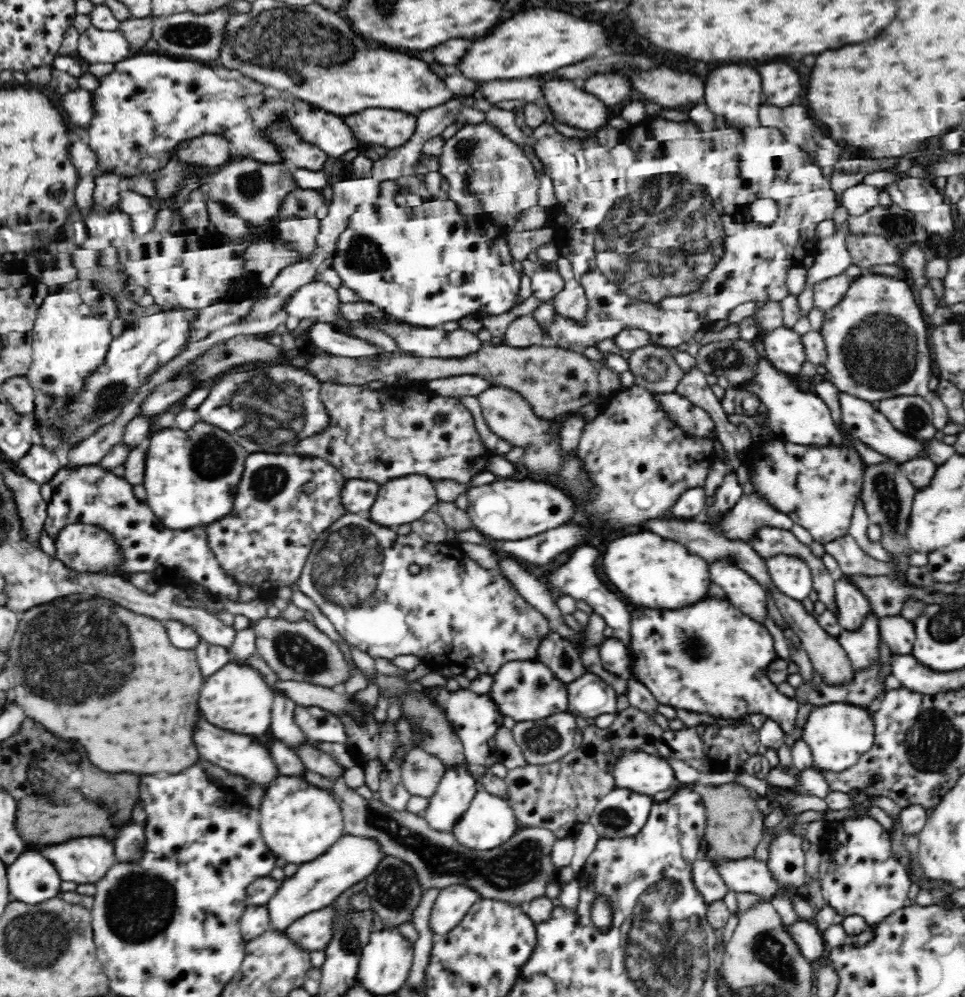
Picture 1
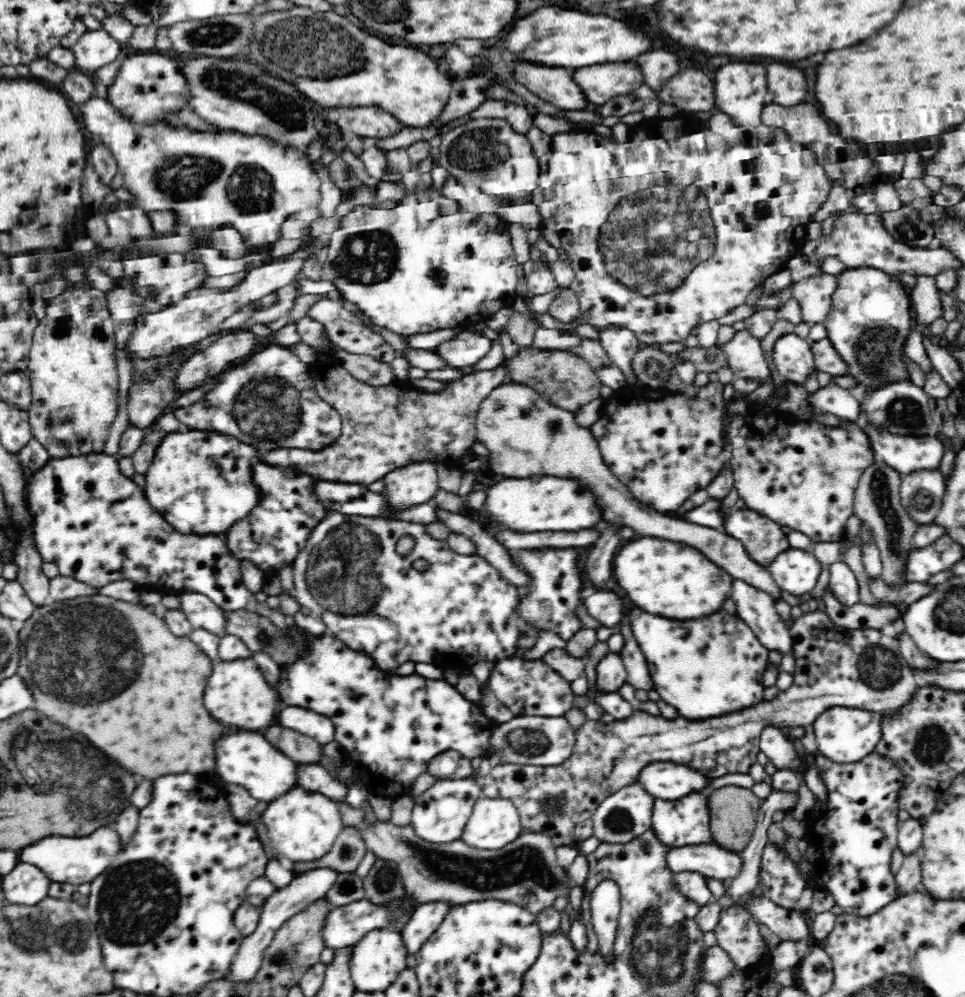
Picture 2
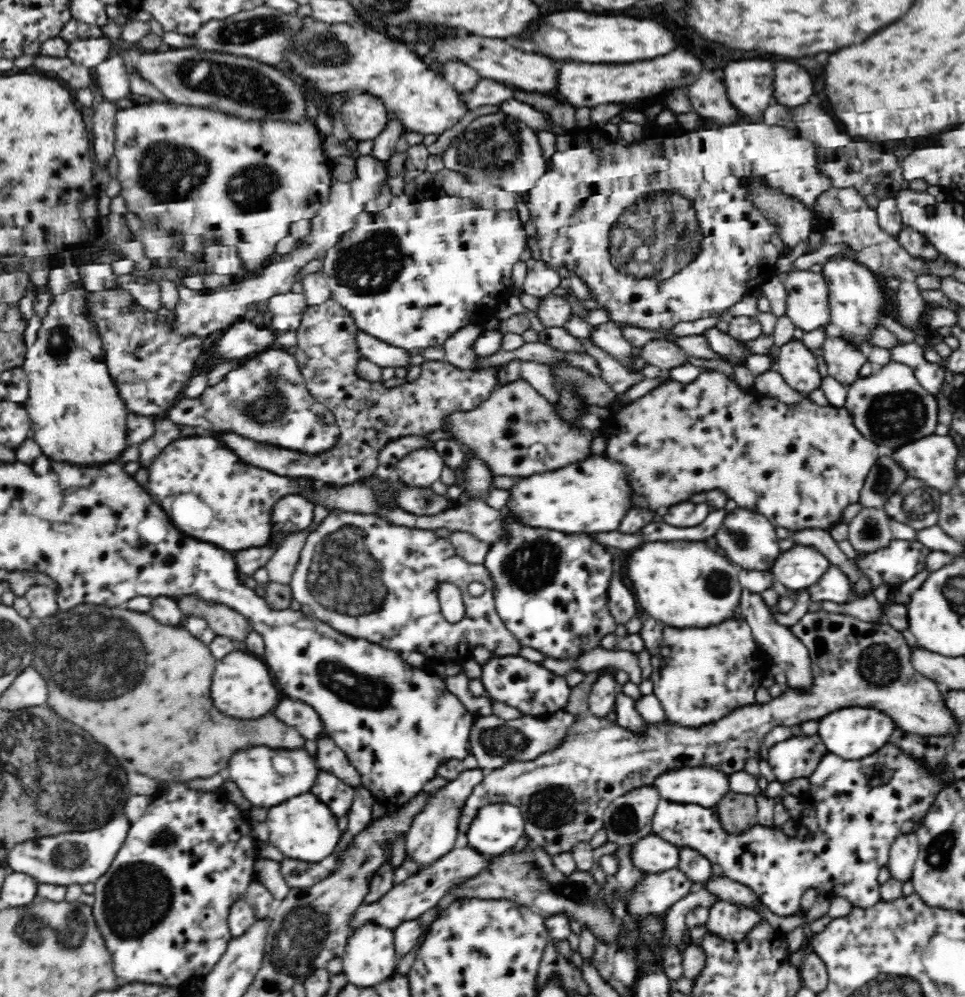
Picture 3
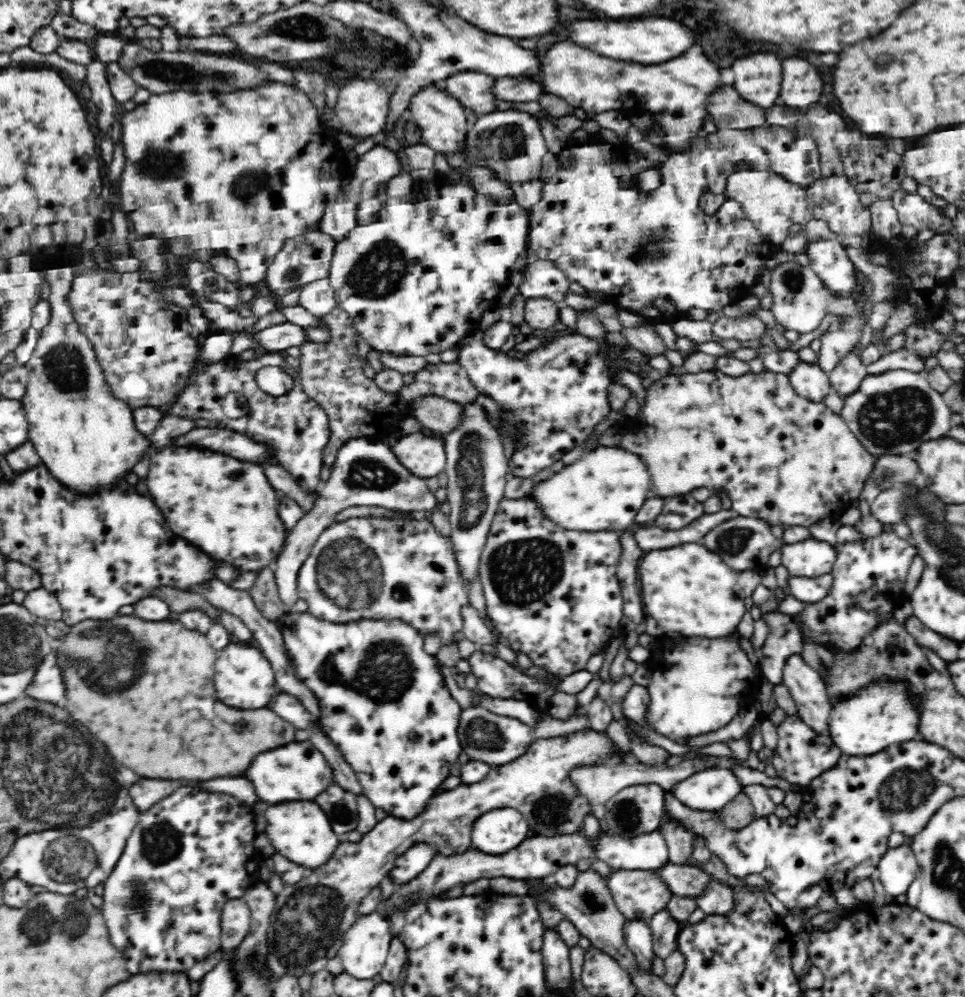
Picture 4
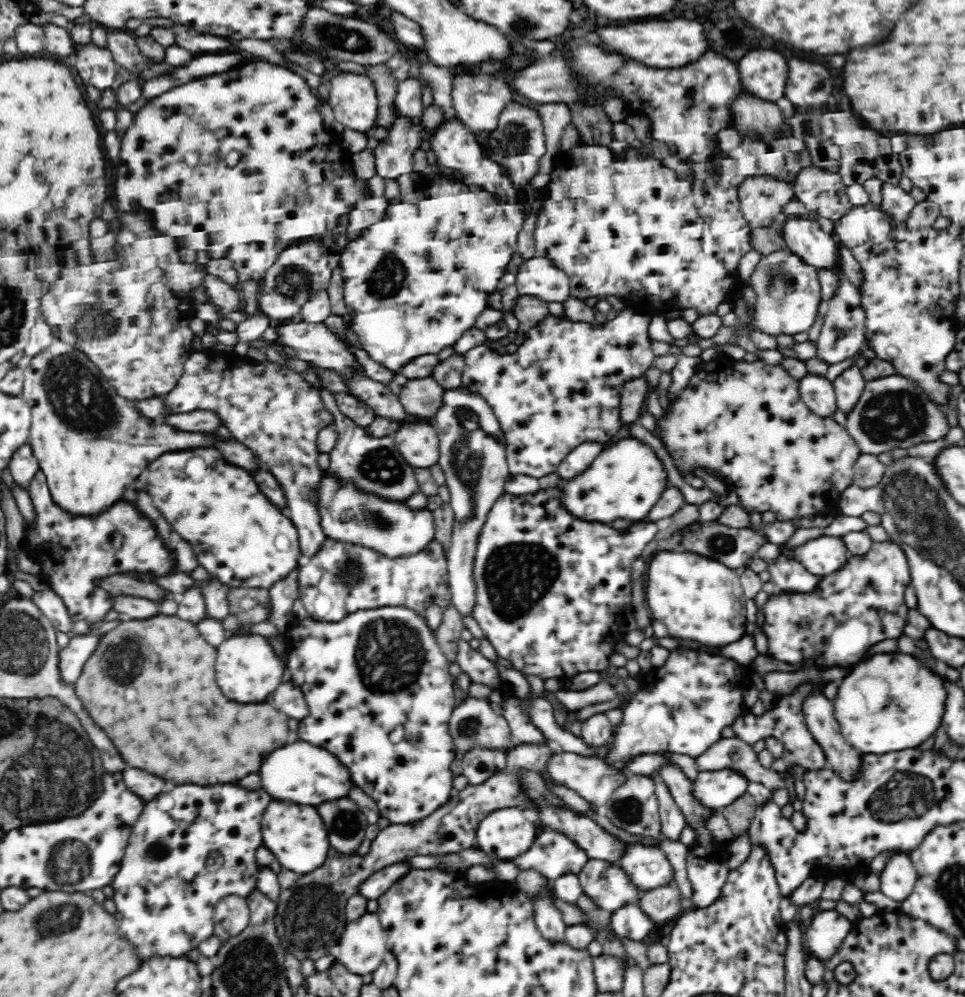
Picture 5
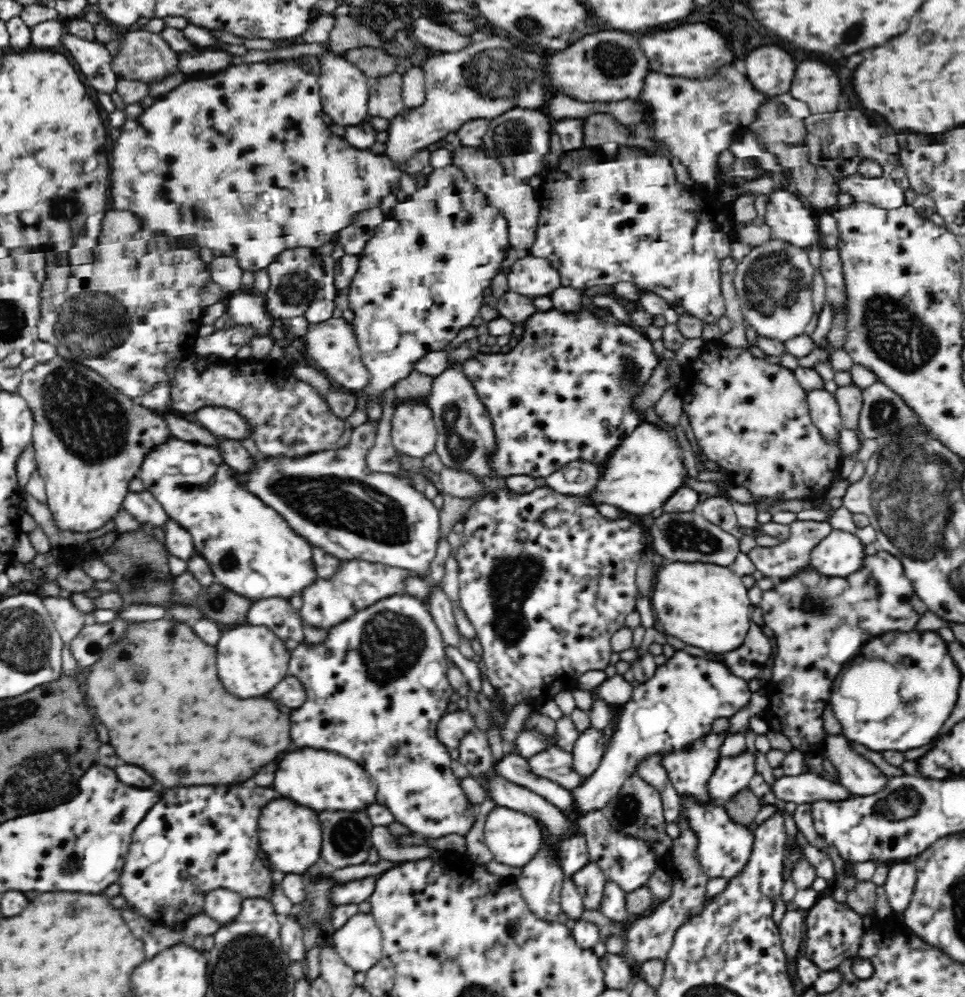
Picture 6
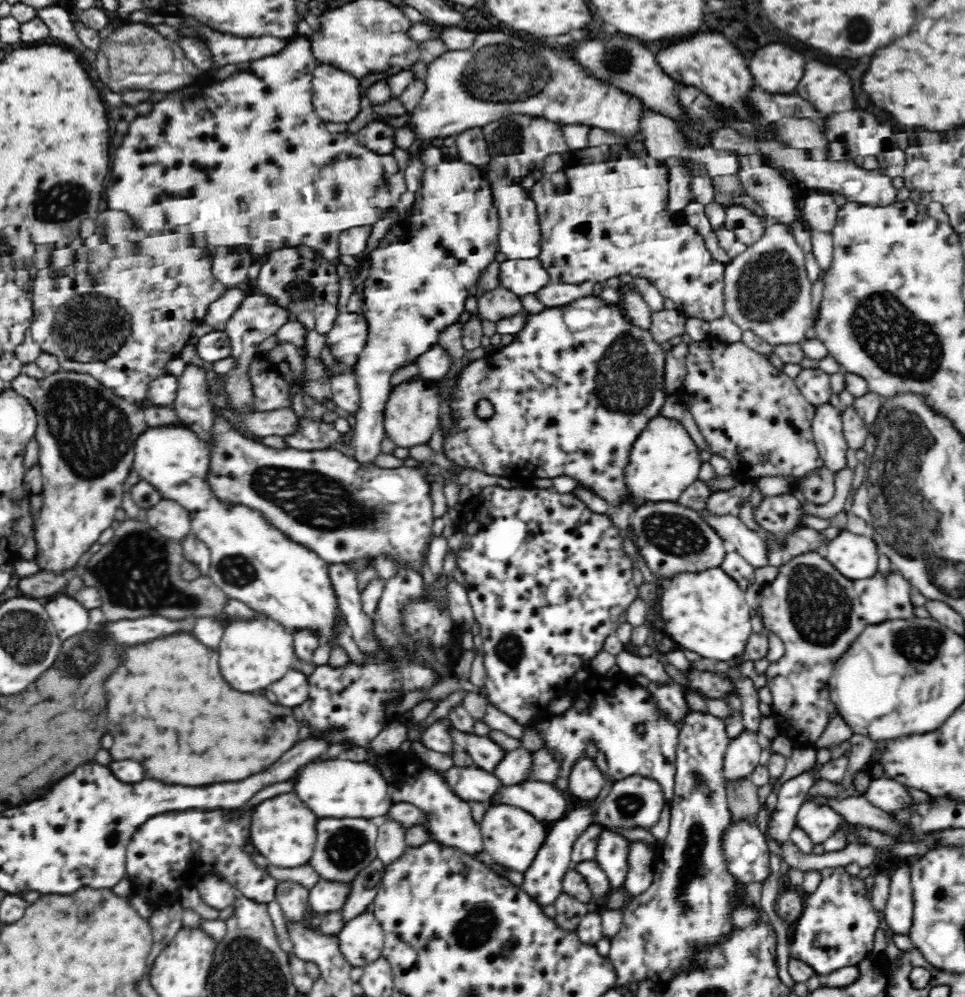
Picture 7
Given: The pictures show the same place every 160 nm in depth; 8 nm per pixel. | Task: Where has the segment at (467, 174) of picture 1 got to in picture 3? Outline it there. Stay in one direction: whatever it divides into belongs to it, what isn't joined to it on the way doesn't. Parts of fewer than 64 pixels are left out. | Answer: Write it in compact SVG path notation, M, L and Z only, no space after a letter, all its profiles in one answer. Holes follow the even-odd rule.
M503 113L476 118L462 134L454 138L442 159L446 169L464 174L470 183L483 180L513 193L535 188L547 170L538 134L519 119Z

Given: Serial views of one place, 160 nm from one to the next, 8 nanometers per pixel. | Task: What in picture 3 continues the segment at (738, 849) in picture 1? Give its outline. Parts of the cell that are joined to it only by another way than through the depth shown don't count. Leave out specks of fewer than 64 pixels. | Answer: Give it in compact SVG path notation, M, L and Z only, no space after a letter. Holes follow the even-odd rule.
M730 791L716 807L718 818L728 834L740 834L757 824L758 807L753 795Z

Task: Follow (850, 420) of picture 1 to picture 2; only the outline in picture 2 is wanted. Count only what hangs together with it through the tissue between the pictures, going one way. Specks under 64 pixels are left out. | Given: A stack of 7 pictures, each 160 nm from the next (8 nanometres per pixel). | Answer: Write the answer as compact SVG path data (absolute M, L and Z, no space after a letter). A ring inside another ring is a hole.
M866 421L862 427L871 440L876 461L889 464L902 475L919 470L939 470L947 447L937 436L914 438L894 435Z

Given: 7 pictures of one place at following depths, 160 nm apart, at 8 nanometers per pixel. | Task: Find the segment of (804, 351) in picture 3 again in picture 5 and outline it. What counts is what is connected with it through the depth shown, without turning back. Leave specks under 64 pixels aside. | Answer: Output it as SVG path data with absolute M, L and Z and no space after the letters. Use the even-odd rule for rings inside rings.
M808 373L799 384L801 399L808 405L810 411L822 418L834 416L837 398L830 380Z

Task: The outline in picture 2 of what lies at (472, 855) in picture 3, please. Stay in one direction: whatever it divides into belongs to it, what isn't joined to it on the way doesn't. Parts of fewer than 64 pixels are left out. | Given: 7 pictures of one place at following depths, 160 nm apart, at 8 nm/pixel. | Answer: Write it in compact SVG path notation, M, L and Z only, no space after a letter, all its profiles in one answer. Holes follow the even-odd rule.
M409 894L388 902L388 904L376 904L364 898L356 900L344 906L334 907L327 916L323 933L326 946L332 949L345 949L352 947L364 934L368 934L370 930L393 928L393 924L404 915L410 916L421 902L414 900Z

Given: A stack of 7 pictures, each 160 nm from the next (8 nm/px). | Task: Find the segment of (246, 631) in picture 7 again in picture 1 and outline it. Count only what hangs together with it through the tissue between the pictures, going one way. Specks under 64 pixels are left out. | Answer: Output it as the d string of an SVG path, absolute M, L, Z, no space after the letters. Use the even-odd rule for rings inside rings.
M231 661L206 678L198 706L210 724L236 734L260 737L271 728L273 698L270 685L259 670Z

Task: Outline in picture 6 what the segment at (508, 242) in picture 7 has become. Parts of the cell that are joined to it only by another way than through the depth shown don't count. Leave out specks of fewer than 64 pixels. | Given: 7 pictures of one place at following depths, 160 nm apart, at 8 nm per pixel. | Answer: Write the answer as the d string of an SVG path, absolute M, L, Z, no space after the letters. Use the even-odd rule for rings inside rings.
M460 146L452 155L453 164L462 169L466 179L478 187L486 195L490 206L498 208L508 221L508 234L511 249L525 251L531 254L532 246L536 242L536 231L540 214L539 194L522 179L508 175L498 159L486 157L482 148L465 148Z

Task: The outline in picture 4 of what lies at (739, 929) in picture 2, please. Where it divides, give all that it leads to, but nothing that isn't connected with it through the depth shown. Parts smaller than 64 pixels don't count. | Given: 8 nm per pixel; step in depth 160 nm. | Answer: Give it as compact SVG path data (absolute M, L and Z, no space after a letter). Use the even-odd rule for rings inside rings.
M712 876L702 894L694 896L694 900L705 914L726 914L734 906L734 895L730 887Z

